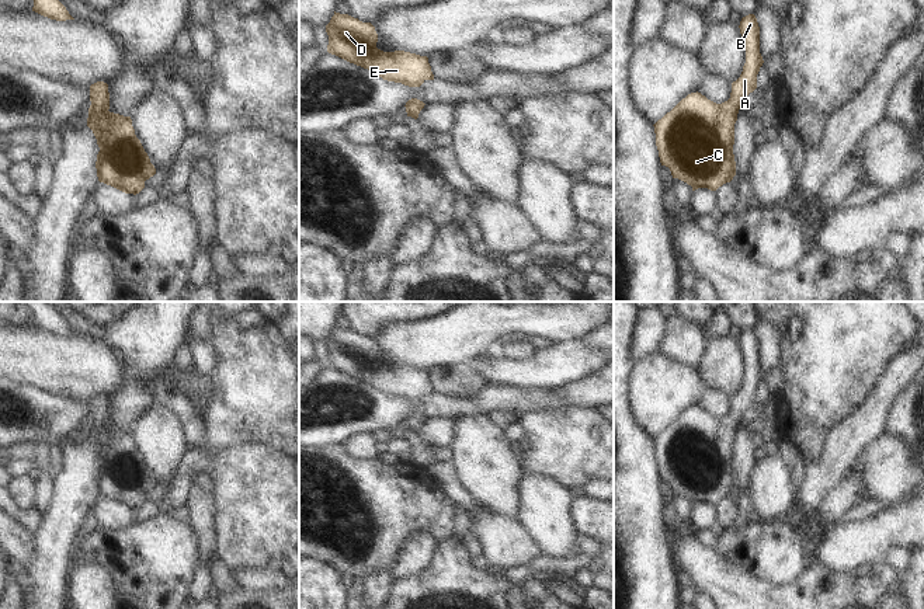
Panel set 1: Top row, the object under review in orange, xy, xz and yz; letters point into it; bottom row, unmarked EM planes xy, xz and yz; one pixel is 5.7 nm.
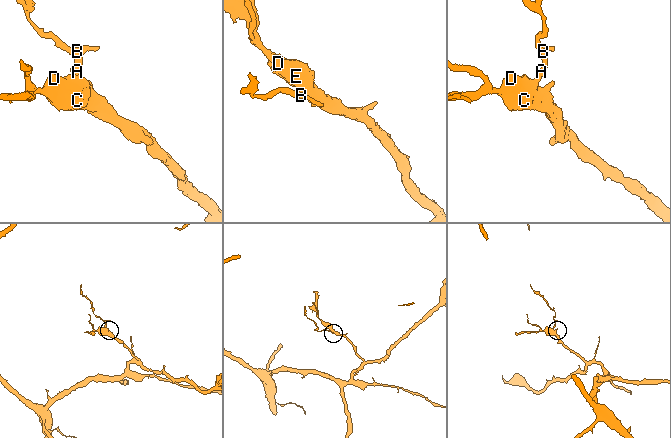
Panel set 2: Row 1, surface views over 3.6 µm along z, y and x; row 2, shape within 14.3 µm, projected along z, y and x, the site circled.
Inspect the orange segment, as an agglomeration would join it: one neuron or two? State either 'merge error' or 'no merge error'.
no merge error

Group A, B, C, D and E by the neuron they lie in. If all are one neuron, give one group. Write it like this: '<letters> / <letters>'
A B C D E

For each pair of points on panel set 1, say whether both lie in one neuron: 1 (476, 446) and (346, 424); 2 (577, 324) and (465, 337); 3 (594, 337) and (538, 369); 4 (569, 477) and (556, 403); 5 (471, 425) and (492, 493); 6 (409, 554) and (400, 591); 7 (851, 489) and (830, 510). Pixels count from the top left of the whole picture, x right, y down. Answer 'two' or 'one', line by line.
1: two
2: one
3: two
4: two
5: one
6: two
7: one

